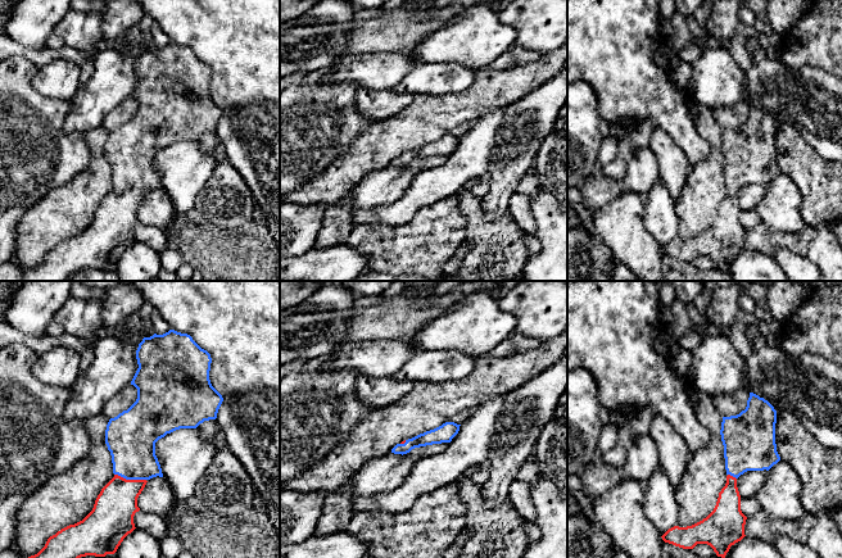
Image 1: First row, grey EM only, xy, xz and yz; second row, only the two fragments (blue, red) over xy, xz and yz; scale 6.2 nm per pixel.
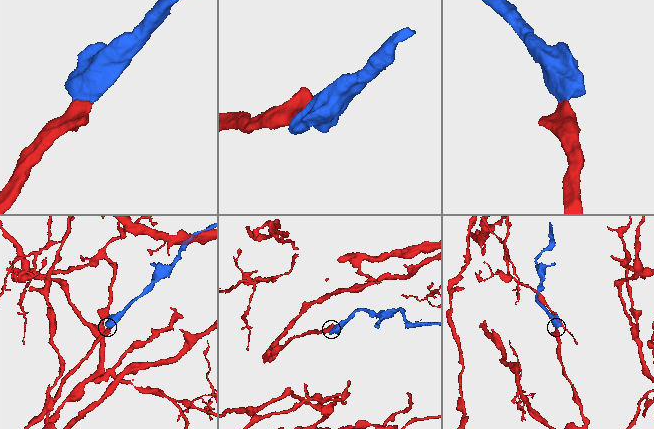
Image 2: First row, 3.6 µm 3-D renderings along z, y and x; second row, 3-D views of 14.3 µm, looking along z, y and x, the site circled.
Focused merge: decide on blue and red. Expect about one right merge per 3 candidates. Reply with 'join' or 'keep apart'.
join

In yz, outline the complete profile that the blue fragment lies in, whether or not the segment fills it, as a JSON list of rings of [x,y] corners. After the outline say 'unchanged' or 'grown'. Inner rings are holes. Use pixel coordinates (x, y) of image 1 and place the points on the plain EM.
[[[750,105],[744,123],[737,128],[723,130],[720,148],[726,196],[706,231],[692,239],[669,241],[661,249],[665,255],[683,262],[707,257],[717,269],[725,271],[730,259],[746,249],[747,230],[741,223],[737,191],[747,183],[769,183],[780,173],[775,156],[775,136],[774,119],[753,105]]] | grown

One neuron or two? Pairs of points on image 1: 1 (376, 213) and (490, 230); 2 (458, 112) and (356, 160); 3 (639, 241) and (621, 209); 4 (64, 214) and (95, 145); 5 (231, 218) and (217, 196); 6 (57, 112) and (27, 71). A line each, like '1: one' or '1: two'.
1: two
2: one
3: one
4: one
5: one
6: one

